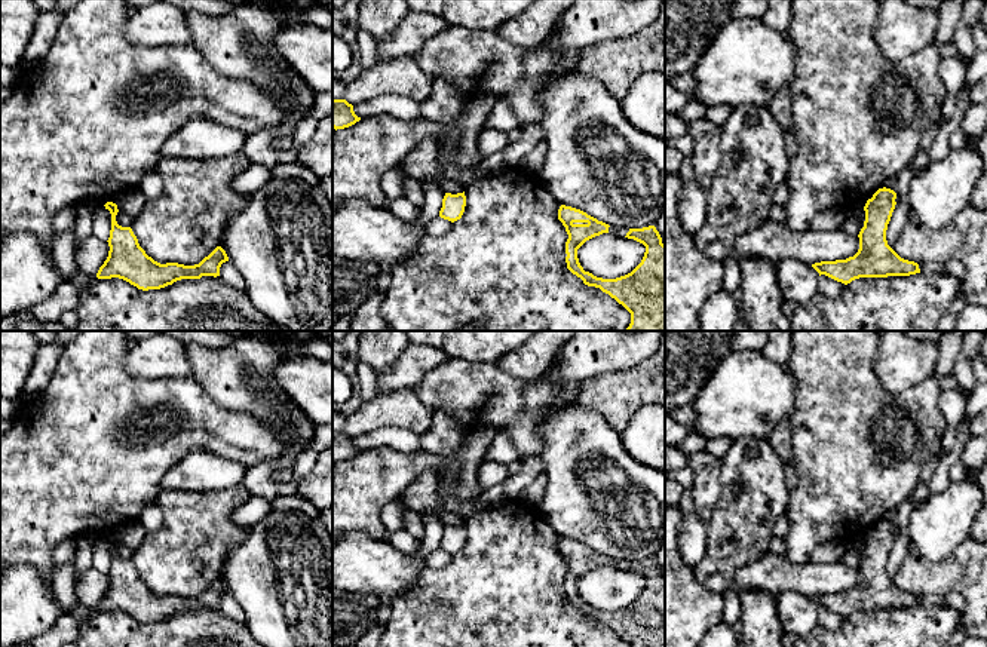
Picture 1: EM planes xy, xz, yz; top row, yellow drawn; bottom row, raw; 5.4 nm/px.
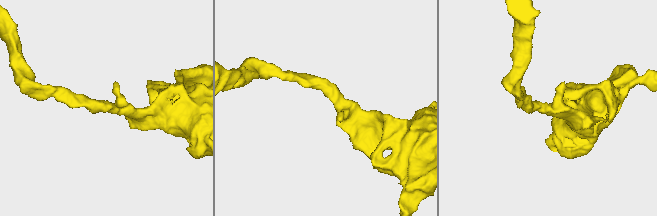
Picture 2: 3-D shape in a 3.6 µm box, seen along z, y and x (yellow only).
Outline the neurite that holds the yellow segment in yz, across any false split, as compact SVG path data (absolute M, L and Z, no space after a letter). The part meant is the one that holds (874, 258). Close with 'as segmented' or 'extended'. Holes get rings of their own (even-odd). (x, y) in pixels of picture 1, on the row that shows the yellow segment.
M879 188L867 200L865 221L861 229L859 249L853 257L836 261L821 261L812 267L845 285L859 277L910 276L920 273L919 264L901 258L886 240L886 230L895 209L896 193L891 188Z; as segmented

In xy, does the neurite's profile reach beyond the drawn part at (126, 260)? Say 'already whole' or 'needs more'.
already whole

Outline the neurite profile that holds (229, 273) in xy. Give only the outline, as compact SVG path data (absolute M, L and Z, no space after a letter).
M226 261L220 267L220 277L230 286L237 288L246 292L246 283L237 269L230 263Z

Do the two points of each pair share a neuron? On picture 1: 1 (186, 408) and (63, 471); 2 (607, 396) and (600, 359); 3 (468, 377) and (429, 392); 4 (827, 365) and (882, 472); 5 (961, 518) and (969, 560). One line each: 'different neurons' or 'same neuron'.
1: same neuron
2: different neurons
3: same neuron
4: same neuron
5: different neurons

